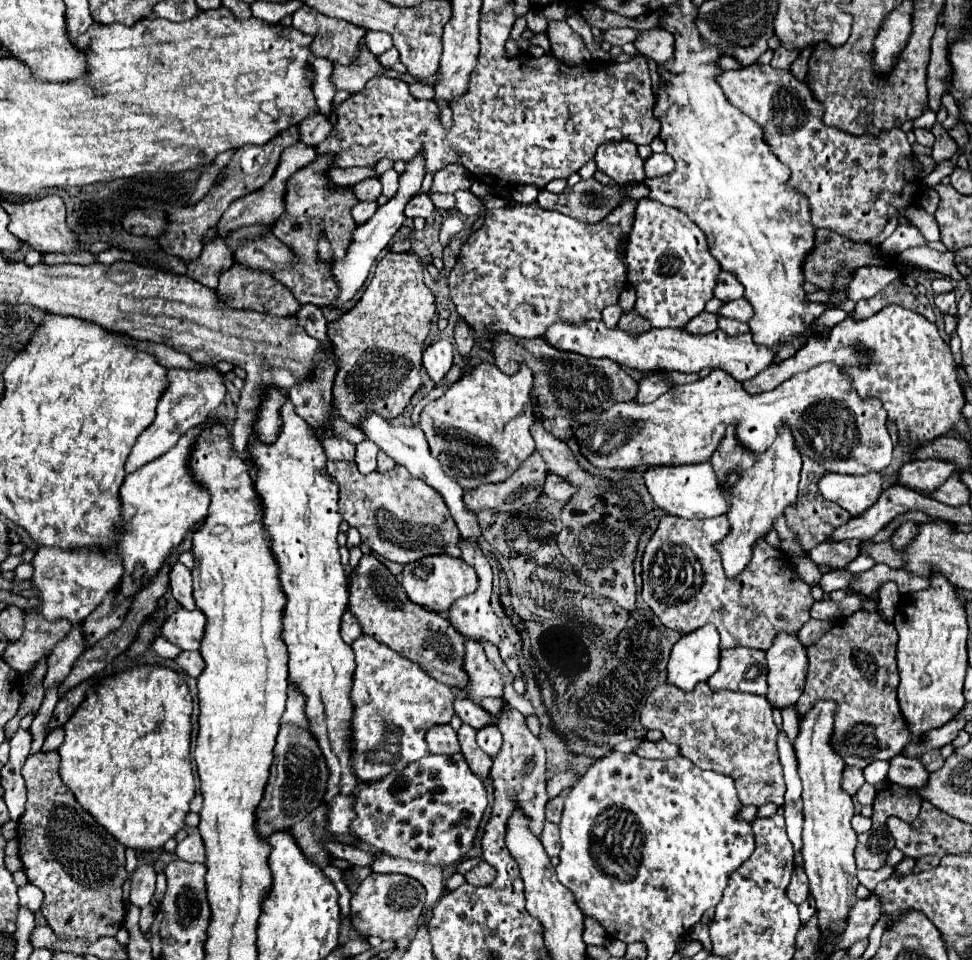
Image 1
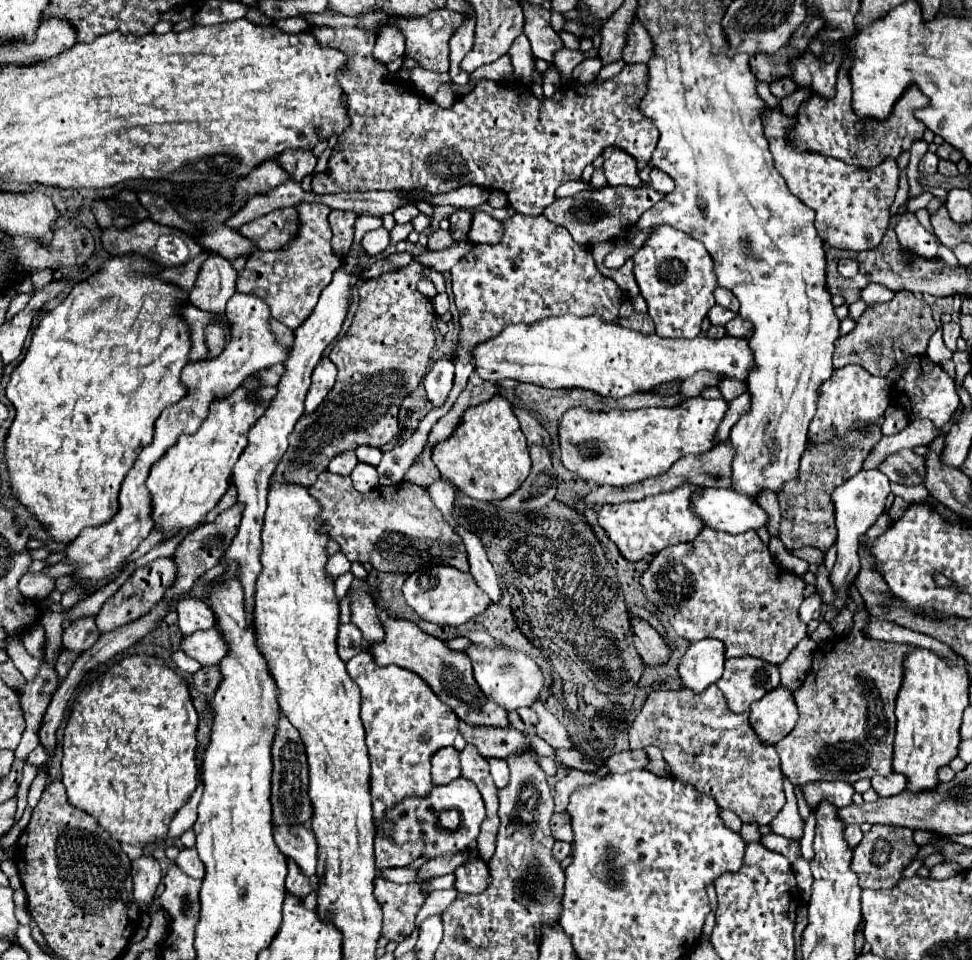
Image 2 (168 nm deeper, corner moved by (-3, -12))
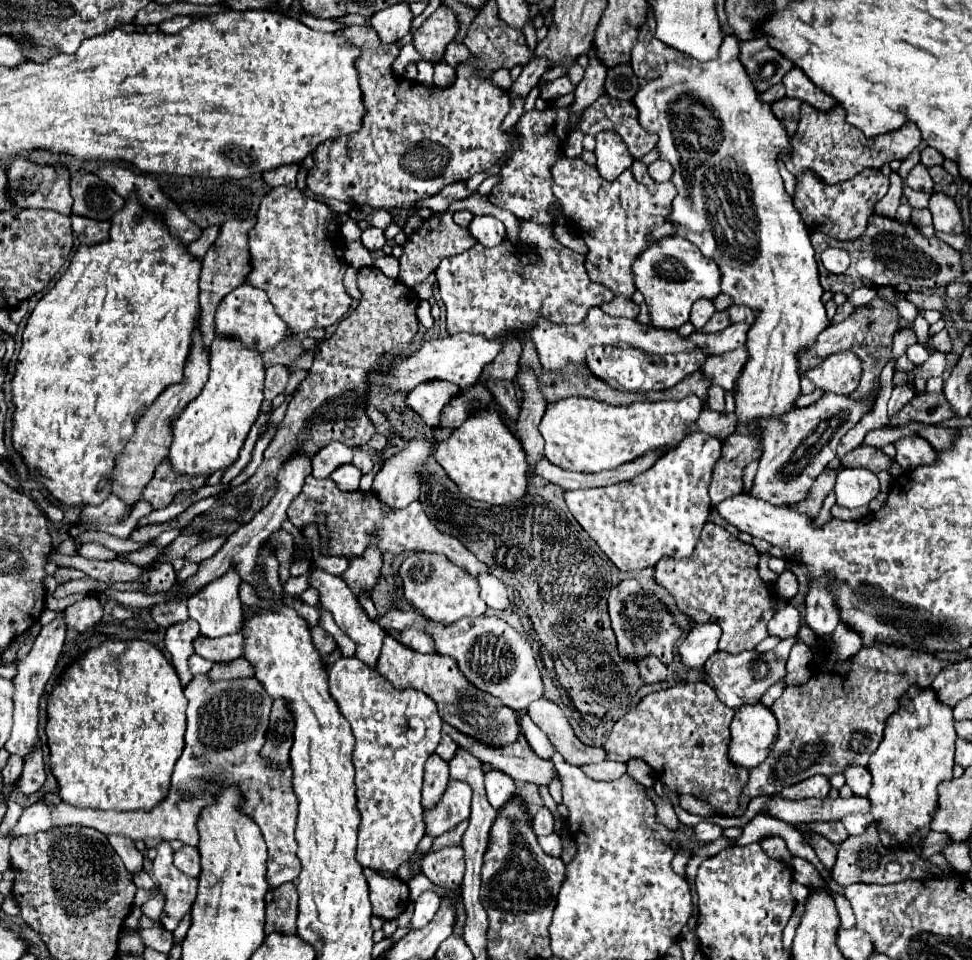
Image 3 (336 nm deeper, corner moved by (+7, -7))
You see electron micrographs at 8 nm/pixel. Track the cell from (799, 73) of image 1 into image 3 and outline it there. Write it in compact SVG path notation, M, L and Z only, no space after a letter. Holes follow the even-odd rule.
M789 97L779 99L779 101L775 101L775 103L771 105L775 117L781 121L781 125L785 127L785 131L787 131L789 137L793 137L795 131L797 131L797 123L799 123L799 105L801 105L799 99L789 99Z

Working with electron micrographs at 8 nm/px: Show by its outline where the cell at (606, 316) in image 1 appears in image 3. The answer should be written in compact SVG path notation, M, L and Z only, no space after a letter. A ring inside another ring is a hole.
M563 157L551 167L553 193L563 203L563 213L579 229L577 235L587 243L585 269L591 281L605 285L615 295L631 297L635 293L635 281L631 279L631 263L639 251L655 239L677 235L675 223L667 219L671 215L671 201L675 199L673 183L643 185L635 181L627 169L615 181L605 181L595 167L587 165L581 157Z

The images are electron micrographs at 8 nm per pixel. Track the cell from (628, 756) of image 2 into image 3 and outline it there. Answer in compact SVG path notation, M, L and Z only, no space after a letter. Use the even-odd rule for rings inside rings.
M537 699L527 709L531 721L551 739L555 749L563 755L563 759L575 767L601 763L607 759L605 751L601 747L589 747L583 745L577 735L573 733L565 713L549 699Z

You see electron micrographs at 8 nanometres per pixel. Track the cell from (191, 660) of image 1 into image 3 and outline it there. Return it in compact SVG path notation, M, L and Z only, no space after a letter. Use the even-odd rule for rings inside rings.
M239 657L235 661L229 663L215 663L213 669L209 671L211 679L241 679L241 677L253 677L255 675L255 667L251 667L251 663L247 663L247 659Z

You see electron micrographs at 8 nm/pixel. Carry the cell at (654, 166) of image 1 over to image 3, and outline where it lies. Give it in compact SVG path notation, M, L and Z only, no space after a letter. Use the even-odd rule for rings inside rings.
M657 159L655 163L649 165L649 175L655 181L669 181L671 175L673 175L673 167L671 167L671 163L665 163L663 159Z

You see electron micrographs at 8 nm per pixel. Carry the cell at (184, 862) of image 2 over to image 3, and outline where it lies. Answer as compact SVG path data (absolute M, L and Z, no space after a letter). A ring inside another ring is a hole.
M185 845L179 851L175 851L175 867L179 871L183 871L185 875L199 877L199 873L201 873L201 857L199 857L199 851L195 847L189 847L189 845Z

